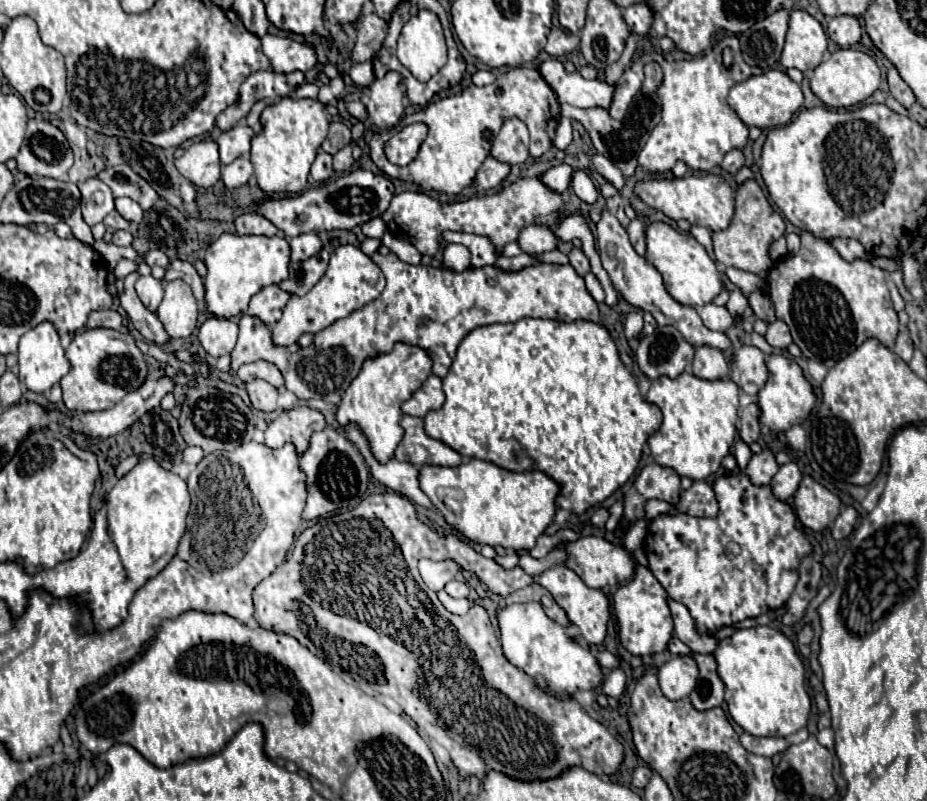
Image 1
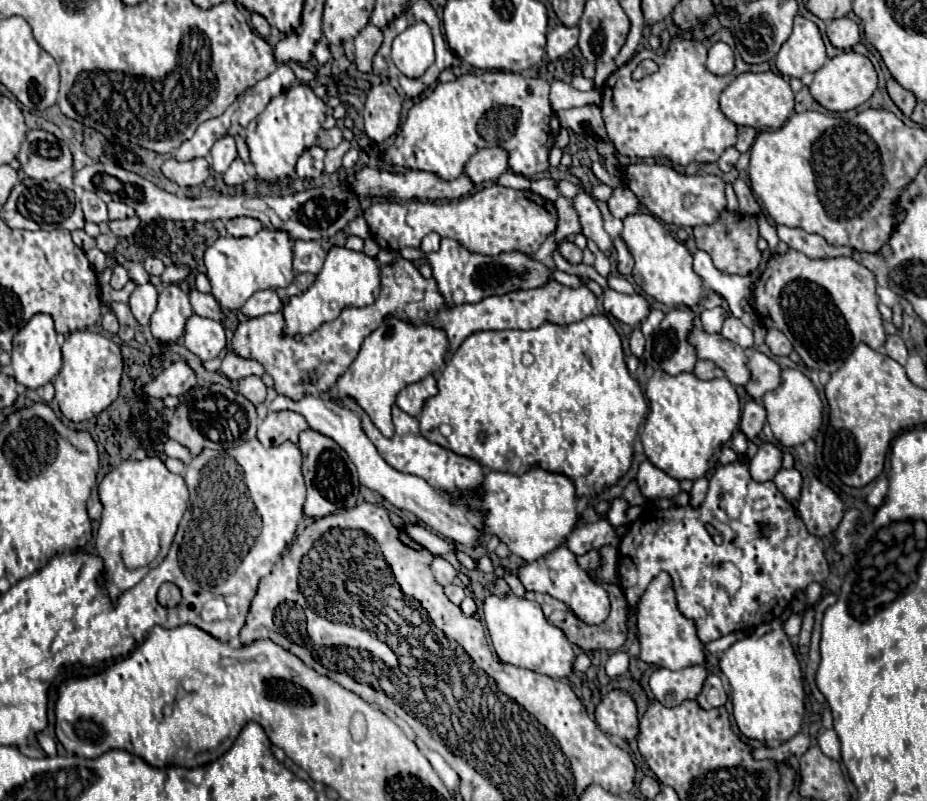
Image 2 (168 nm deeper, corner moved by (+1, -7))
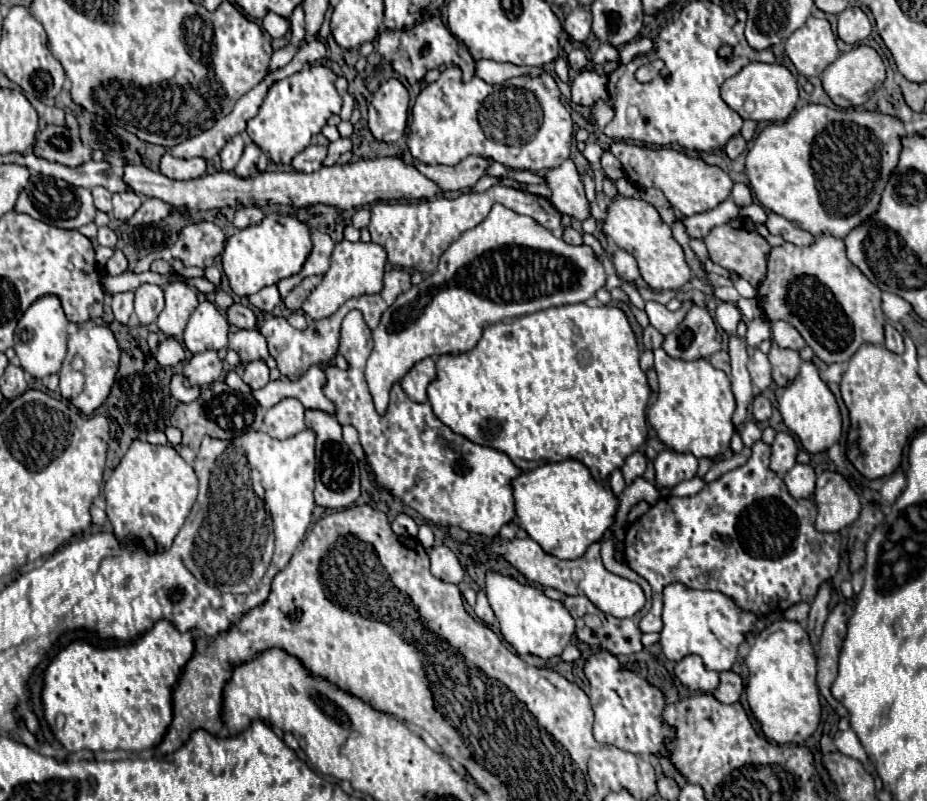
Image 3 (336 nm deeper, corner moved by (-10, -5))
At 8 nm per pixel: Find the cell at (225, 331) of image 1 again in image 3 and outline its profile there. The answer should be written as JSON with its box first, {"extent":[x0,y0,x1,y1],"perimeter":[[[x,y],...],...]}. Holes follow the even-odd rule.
{"extent":[183,300,229,354],"perimeter":[[[203,300],[191,314],[185,332],[183,344],[191,354],[199,354],[205,350],[221,350],[227,346],[229,322],[219,312],[219,308],[207,300]]]}

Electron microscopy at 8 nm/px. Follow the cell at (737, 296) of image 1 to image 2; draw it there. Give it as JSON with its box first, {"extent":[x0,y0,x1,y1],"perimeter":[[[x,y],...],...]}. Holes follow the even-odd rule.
{"extent":[722,314,754,348],"perimeter":[[[730,314],[728,320],[724,322],[722,336],[728,338],[730,342],[742,346],[742,348],[750,348],[750,346],[754,344],[754,340],[752,340],[752,330],[746,328],[746,326],[740,322],[740,318],[736,318],[736,316],[732,316],[732,314]]]}

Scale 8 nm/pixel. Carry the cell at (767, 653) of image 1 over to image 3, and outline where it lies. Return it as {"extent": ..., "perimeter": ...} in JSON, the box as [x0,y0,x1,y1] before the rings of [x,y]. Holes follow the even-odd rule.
{"extent":[745,618,821,744],"perimeter":[[[783,618],[783,628],[771,626],[771,632],[761,632],[751,640],[745,662],[749,666],[747,700],[765,736],[781,744],[803,744],[817,730],[821,720],[817,656],[813,654],[807,630],[799,622]]]}

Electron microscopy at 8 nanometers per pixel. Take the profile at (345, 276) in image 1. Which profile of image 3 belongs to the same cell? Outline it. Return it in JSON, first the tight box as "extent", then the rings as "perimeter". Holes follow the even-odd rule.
{"extent":[303,240,387,320],"perimeter":[[[341,240],[331,254],[331,266],[325,272],[323,282],[303,302],[303,312],[313,320],[321,320],[335,314],[339,306],[343,306],[349,298],[363,294],[377,294],[383,288],[385,264],[387,264],[387,252],[383,250],[383,246],[375,242]]]}

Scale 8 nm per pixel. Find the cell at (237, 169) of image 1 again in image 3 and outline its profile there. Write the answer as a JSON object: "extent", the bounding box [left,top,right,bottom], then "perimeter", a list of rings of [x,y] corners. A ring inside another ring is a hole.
{"extent":[235,144,261,178],"perimeter":[[[247,144],[245,150],[243,150],[243,156],[239,160],[239,164],[235,166],[235,174],[241,176],[241,178],[251,178],[257,174],[257,158],[261,154],[261,148],[257,144]]]}

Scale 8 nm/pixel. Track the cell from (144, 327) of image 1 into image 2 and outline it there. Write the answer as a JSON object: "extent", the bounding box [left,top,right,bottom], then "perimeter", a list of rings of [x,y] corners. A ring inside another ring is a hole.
{"extent":[110,266,128,290],"perimeter":[[[114,266],[114,274],[112,274],[112,280],[110,280],[110,284],[112,284],[112,288],[114,290],[120,290],[120,288],[124,288],[126,284],[128,284],[128,272],[122,268],[122,266]]]}

